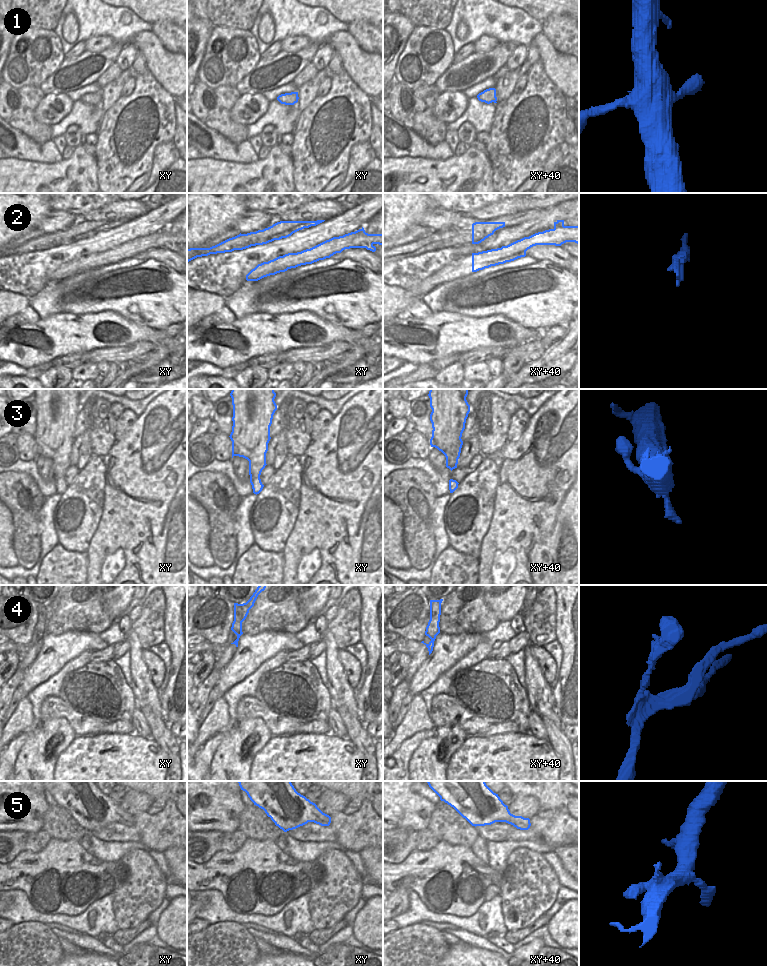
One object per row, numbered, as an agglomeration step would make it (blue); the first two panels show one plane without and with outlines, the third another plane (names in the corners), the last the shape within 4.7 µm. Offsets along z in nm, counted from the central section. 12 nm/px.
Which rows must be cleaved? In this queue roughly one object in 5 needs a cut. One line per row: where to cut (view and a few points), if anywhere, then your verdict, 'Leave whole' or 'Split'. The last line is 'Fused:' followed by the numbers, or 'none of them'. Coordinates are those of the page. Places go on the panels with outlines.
1: No split. Leave whole
2: Split along xy+40 (501, 247), (512, 253), (516, 251). Split
3: No split. Leave whole
4: No split. Leave whole
5: No split. Leave whole
Fused: 2

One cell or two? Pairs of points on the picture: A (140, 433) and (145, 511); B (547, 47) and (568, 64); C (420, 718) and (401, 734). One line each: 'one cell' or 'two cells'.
A: one cell
B: one cell
C: one cell

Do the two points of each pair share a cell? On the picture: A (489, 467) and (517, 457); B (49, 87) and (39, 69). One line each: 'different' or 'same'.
A: different
B: different

